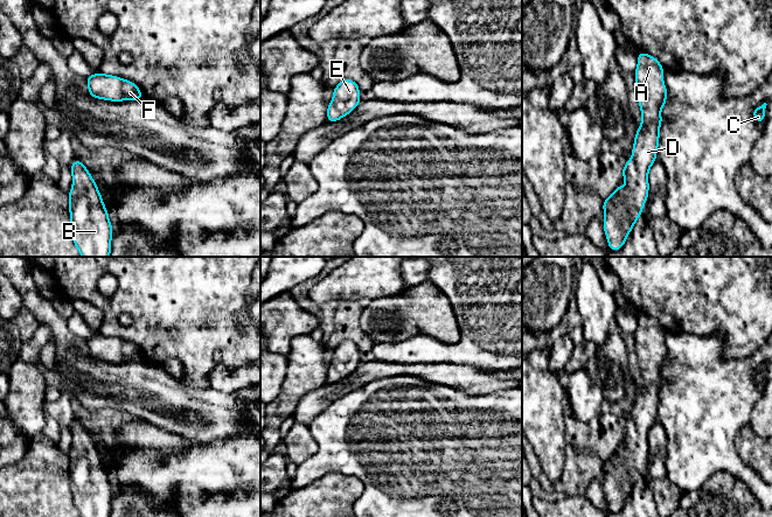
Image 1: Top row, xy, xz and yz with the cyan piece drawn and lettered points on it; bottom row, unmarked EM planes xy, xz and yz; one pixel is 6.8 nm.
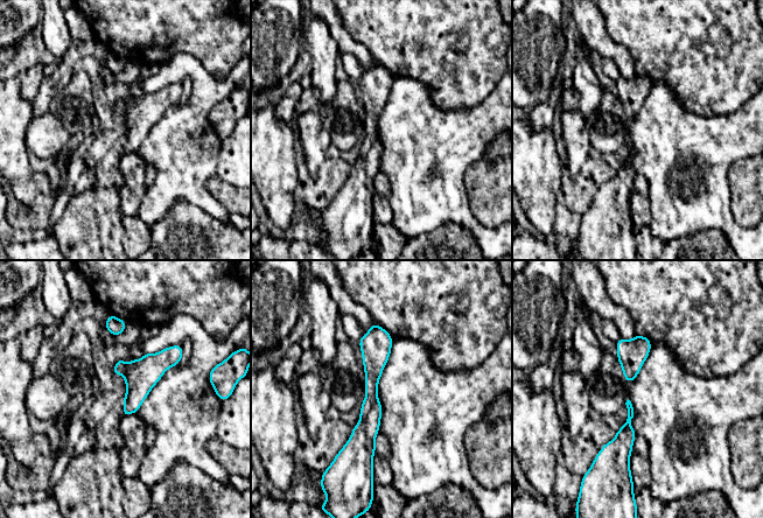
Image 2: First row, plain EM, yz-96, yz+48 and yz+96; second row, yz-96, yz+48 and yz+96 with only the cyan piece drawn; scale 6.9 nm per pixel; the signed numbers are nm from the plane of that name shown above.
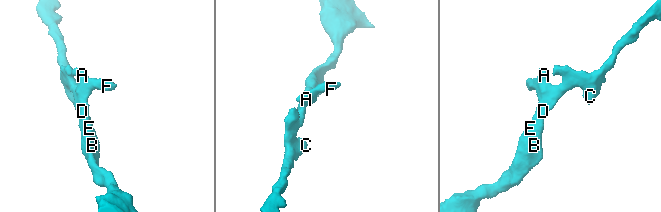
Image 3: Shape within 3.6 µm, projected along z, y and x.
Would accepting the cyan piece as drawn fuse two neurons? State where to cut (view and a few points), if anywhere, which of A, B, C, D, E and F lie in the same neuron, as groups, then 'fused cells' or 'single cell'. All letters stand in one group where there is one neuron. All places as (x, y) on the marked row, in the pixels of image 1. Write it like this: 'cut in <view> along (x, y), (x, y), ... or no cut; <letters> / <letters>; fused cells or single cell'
no cut; A B C D E F; single cell

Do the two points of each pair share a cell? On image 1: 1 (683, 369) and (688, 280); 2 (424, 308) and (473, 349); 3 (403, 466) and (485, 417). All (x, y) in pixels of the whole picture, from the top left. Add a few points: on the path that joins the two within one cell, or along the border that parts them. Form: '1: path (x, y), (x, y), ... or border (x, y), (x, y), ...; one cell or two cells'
1: border (665, 330), (687, 332), (699, 335), (714, 333); two cells
2: border (460, 328), (460, 337), (453, 343), (431, 337); two cells
3: path (423, 446), (443, 426), (465, 418); one cell

